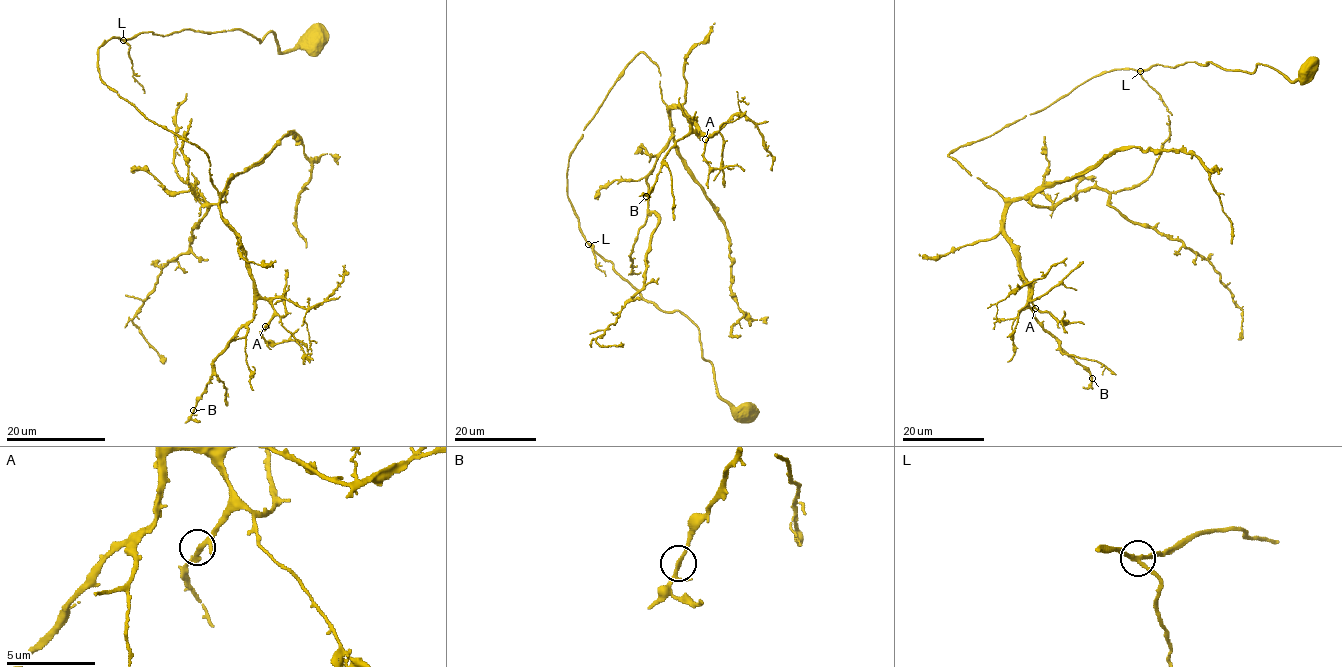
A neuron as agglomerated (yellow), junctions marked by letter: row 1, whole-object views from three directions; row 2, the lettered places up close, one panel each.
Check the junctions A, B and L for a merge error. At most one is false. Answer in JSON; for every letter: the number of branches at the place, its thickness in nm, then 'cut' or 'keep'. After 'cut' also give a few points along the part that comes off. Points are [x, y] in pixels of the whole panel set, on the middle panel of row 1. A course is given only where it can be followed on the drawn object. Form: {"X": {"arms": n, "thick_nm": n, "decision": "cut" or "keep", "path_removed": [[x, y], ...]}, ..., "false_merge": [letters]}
{"A": {"arms": 3, "thick_nm": 190, "decision": "keep"}, "B": {"arms": 3, "thick_nm": 170, "decision": "keep"}, "L": {"arms": 3, "thick_nm": 180, "decision": "keep"}, "false_merge": []}

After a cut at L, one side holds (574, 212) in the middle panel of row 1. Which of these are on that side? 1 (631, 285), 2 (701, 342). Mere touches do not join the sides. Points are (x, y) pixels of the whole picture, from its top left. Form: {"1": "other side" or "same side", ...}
{"1": "other side", "2": "other side"}

